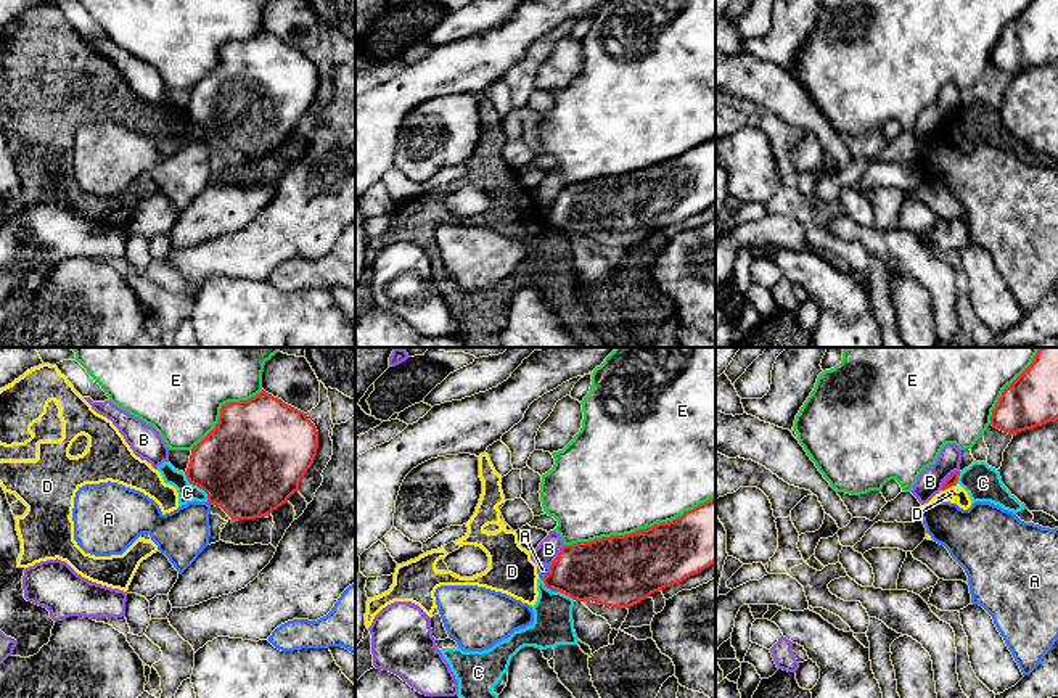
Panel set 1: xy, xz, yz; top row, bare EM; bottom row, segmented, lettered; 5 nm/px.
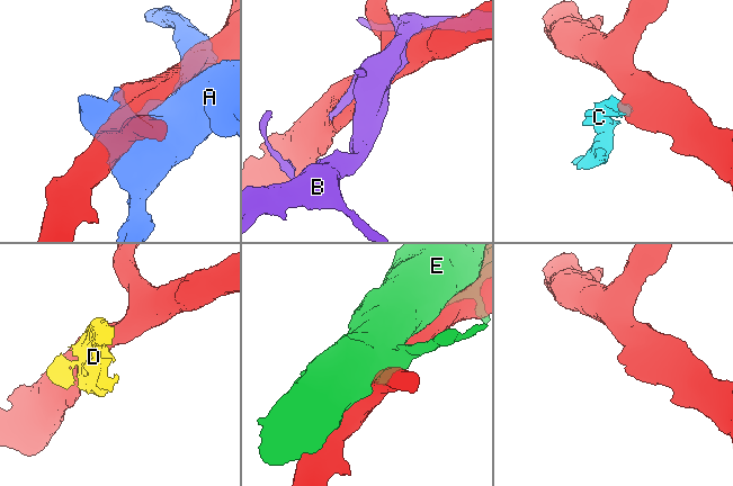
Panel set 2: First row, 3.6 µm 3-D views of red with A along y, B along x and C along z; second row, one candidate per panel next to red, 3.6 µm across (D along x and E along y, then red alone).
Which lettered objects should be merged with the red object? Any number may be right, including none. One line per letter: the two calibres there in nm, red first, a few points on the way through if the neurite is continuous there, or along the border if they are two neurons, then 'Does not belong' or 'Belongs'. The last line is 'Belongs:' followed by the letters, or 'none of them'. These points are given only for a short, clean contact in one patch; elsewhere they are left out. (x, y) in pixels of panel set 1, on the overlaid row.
A: Thickness 460 nm (red) against 260 nm. Does not belong
B: Thickness 50 nm (red) against 130 nm. Does not belong
C: Thickness 460 nm (red) against 100 nm. Boundary: xy (184, 473), (190, 483), (206, 494), (208, 500). Does not belong
D: Thickness 50 nm (red) against 70 nm. Boundary: yz (957, 484), (941, 491). Does not belong
E: Thickness 360 nm (red) against 500 nm. Does not belong
Belongs: none of them

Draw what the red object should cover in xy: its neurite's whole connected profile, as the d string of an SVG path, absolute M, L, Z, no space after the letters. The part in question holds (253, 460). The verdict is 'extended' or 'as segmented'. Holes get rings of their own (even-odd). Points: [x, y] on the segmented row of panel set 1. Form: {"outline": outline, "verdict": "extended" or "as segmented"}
{"outline": "M262 389L248 400L222 405L215 428L191 449L185 474L207 494L209 505L220 507L232 519L256 519L299 491L317 449L318 431L307 413Z", "verdict": "as segmented"}

